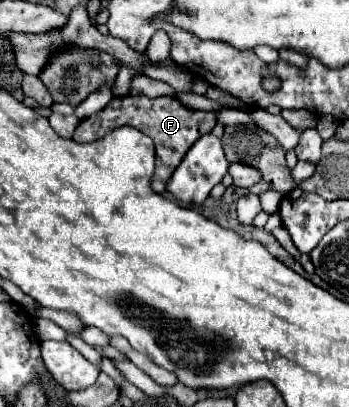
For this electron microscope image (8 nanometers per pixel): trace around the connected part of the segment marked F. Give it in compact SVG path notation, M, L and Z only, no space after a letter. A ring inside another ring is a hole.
M123 96L123 98L113 98L101 112L95 116L83 118L73 134L75 142L93 142L111 132L113 128L119 126L133 126L153 138L155 142L155 156L157 156L157 166L155 166L155 176L151 180L151 186L155 188L157 194L167 192L167 182L175 168L181 164L185 152L193 146L193 142L205 134L211 132L215 126L215 114L207 110L193 110L183 106L177 98L163 96L163 98L149 98L149 96Z

